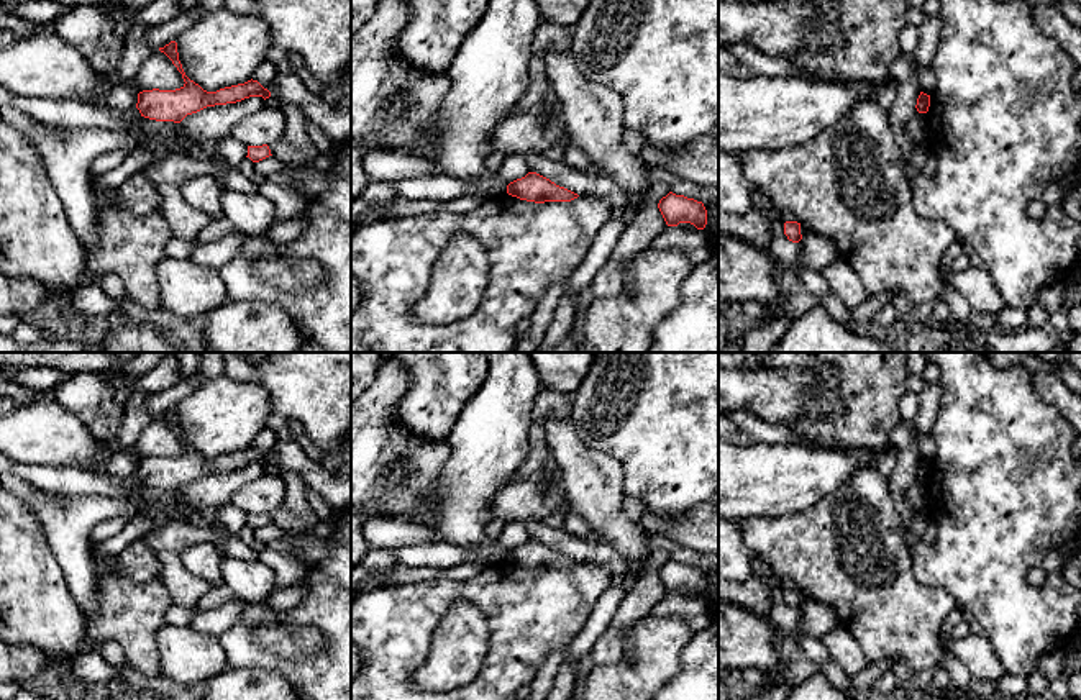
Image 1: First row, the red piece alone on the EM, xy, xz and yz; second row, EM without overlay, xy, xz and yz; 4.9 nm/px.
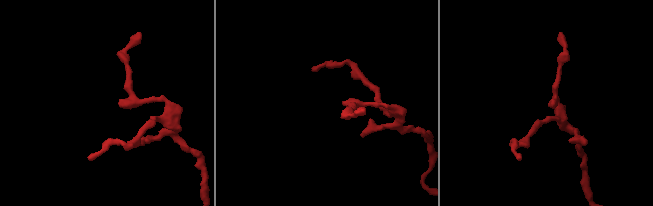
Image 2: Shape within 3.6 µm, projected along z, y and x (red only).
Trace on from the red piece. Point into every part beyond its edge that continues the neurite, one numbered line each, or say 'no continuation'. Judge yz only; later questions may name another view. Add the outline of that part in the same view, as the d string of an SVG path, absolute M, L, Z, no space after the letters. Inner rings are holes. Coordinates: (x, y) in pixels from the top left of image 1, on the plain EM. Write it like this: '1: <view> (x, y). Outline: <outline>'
no continuation

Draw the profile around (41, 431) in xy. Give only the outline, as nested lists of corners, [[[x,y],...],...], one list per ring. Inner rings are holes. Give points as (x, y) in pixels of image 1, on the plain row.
[[[56,400],[20,402],[15,408],[0,413],[0,454],[16,464],[67,466],[105,475],[112,454],[105,441],[95,438],[82,421],[64,410]]]

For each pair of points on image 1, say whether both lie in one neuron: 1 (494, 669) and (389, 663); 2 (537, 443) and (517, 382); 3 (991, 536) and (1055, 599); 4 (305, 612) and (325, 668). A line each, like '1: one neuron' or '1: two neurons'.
1: one neuron
2: two neurons
3: one neuron
4: one neuron

